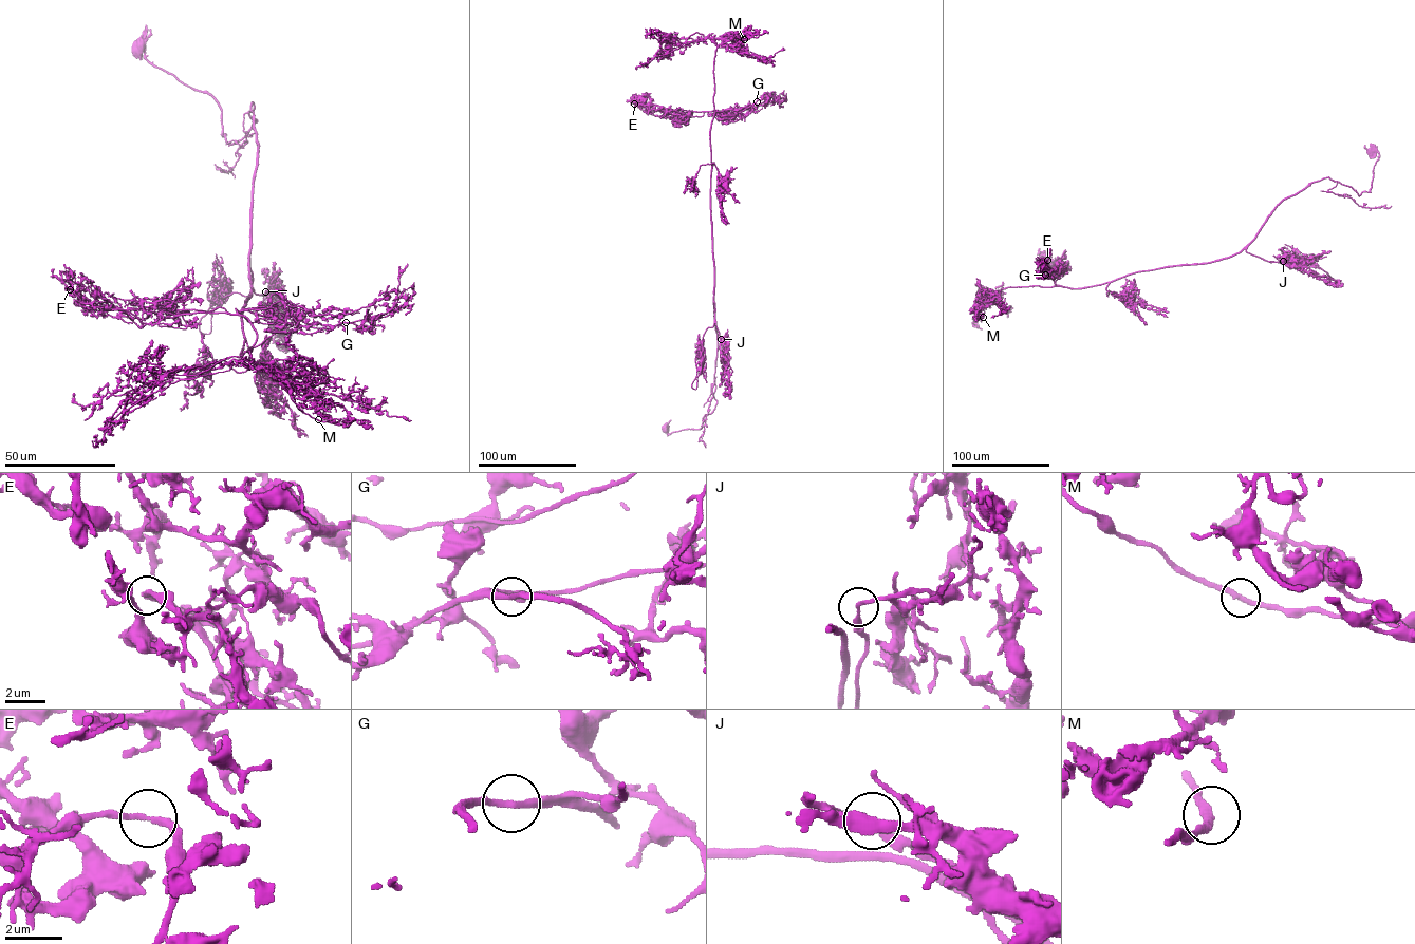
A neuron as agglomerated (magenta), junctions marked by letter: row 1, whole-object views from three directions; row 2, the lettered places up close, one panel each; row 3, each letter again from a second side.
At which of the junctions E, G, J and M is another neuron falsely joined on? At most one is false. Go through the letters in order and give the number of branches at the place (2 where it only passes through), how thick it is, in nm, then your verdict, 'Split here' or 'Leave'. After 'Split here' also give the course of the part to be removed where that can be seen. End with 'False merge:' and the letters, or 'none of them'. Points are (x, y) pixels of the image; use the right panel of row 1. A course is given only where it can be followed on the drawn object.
E: Branches: 2. Thickness 240 nm. Leave
G: Branches: 2. Thickness 240 nm. Leave
J: Branches: 2. Thickness 200 nm. Leave
M: Branches: 2. Thickness 280 nm. Leave
False merge: none of them

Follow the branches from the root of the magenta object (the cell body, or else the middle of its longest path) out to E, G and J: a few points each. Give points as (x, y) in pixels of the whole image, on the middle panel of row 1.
E: (666, 427), (668, 435), (700, 429), (717, 402), (710, 143), (717, 110), (677, 112), (652, 104), (634, 104)
G: (666, 427), (668, 435), (700, 429), (717, 402), (710, 127), (715, 111), (732, 116), (757, 101)
J: (666, 427), (668, 435), (700, 429), (703, 417), (715, 407), (718, 336), (714, 302), (721, 339)

